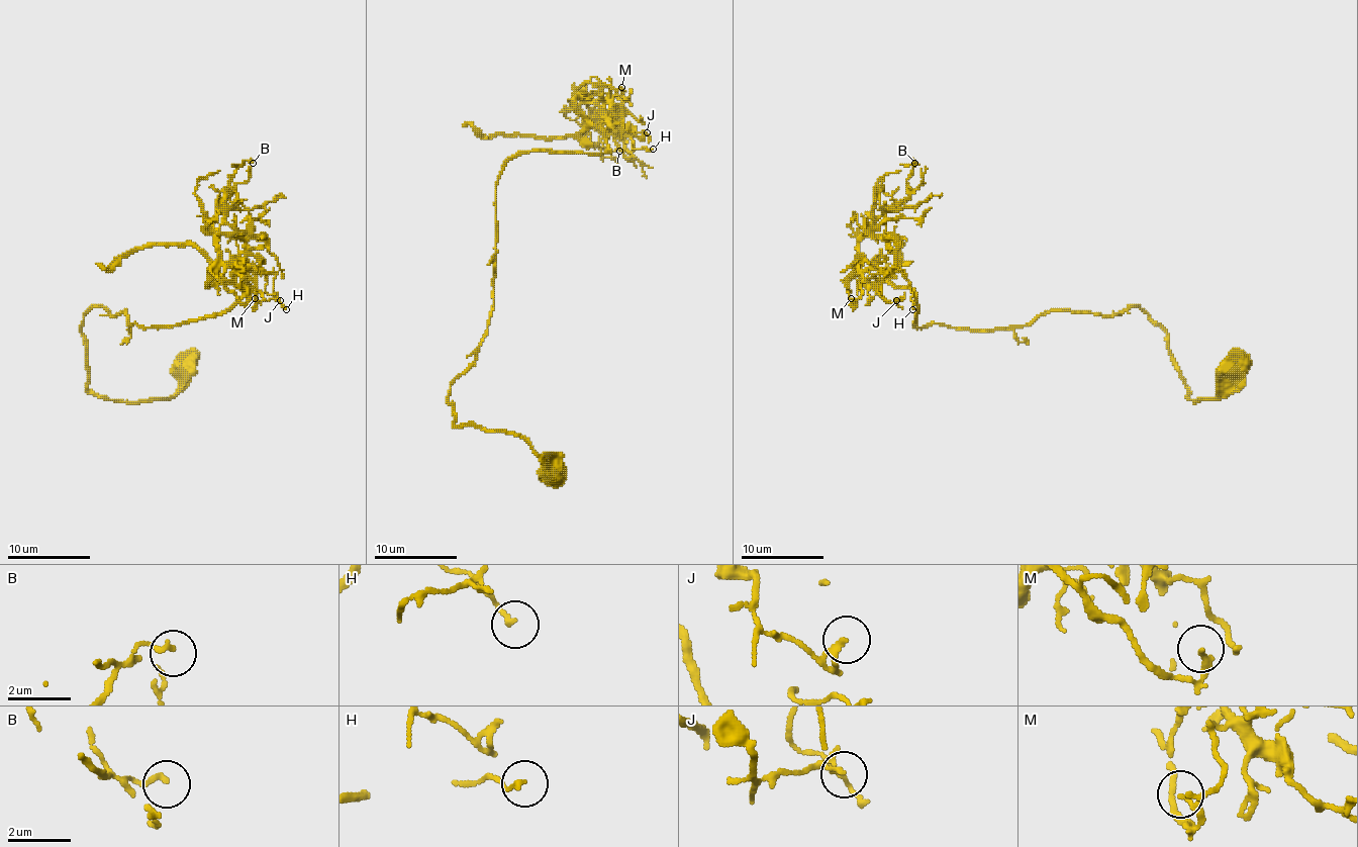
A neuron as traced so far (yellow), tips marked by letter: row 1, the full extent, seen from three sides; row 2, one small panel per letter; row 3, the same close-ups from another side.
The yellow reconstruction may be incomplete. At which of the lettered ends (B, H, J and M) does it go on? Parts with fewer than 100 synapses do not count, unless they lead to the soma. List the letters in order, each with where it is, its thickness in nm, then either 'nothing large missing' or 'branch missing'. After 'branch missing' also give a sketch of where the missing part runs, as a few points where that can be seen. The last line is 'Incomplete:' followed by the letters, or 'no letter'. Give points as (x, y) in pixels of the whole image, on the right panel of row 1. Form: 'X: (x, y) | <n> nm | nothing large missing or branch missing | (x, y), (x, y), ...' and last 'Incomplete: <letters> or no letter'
B: (914, 163) | 160 nm | nothing large missing
H: (912, 309) | 140 nm | nothing large missing
J: (896, 300) | 120 nm | nothing large missing
M: (851, 298) | 150 nm | nothing large missing
Incomplete: no letter

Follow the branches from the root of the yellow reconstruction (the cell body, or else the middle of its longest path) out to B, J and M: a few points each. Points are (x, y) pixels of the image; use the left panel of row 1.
B: (128, 330), (215, 317), (243, 294), (227, 282), (207, 282), (217, 260), (215, 205), (236, 169), (253, 163)
J: (128, 330), (221, 315), (243, 294), (227, 282), (207, 282), (221, 266), (257, 302), (280, 300)
M: (128, 330), (221, 315), (243, 290), (207, 282), (209, 270), (243, 302), (253, 307), (255, 298)

